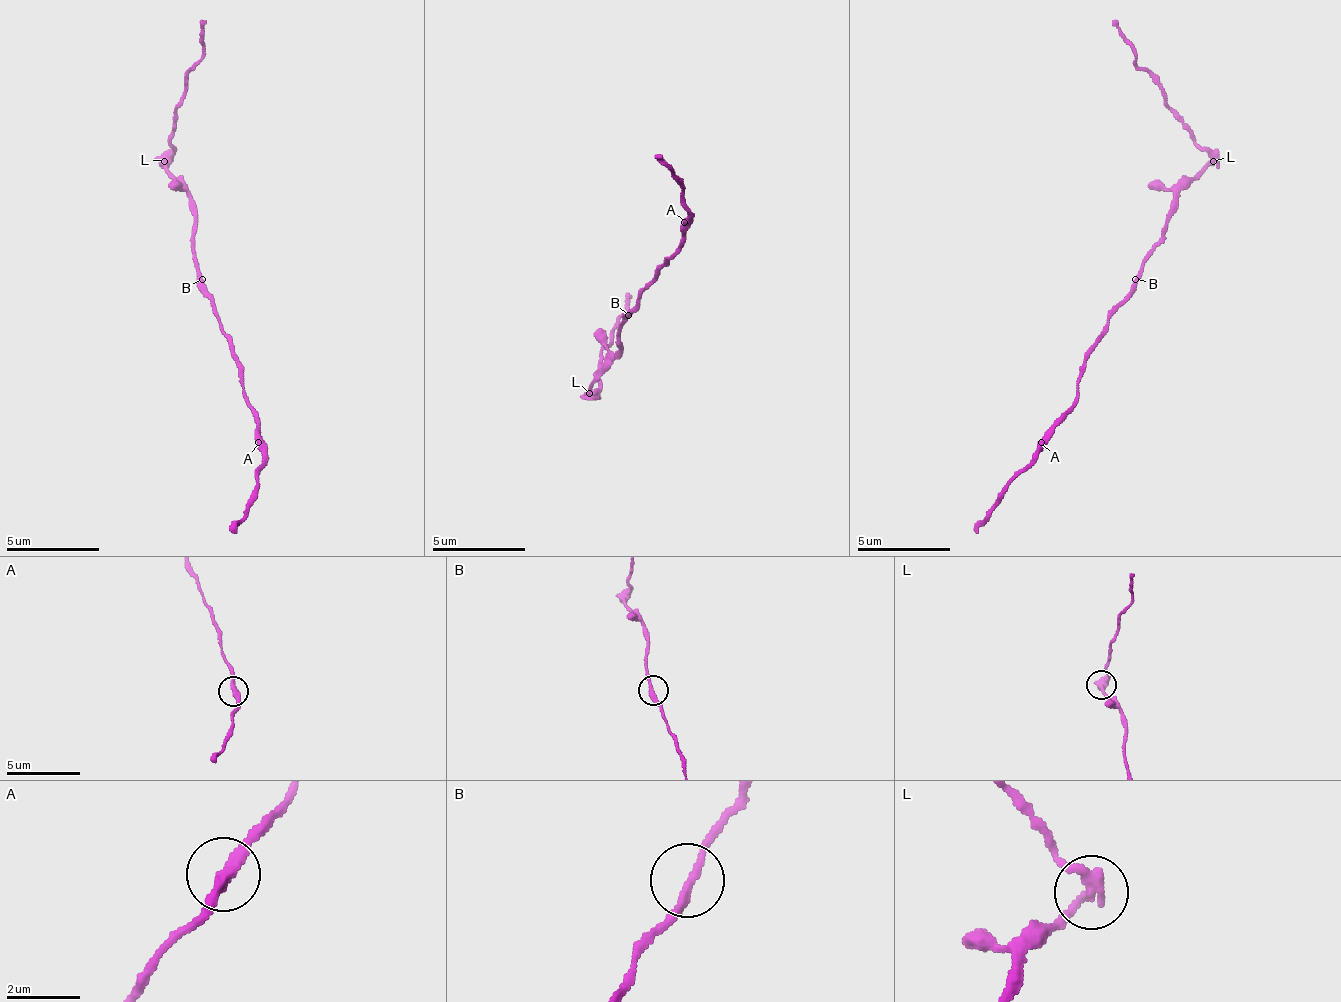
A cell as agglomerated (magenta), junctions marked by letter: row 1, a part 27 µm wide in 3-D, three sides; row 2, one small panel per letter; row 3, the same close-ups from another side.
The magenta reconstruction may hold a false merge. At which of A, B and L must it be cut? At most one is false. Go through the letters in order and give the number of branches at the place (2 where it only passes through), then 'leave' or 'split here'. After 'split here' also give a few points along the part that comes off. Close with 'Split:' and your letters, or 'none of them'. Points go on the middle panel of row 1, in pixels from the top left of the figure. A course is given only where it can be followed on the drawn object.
A: branches 2; leave
B: branches 2; leave
L: branches 2; split here; course (590, 395), (600, 385), (609, 334), (623, 315), (628, 315), (628, 292)
Split: L

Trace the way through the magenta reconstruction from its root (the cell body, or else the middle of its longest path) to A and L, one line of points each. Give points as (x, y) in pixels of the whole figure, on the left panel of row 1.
A: (197, 279), (212, 302), (212, 312), (221, 321), (221, 335), (240, 363), (244, 400), (258, 428), (258, 442)
L: (197, 279), (197, 265), (193, 260), (193, 199), (165, 171), (165, 162)

